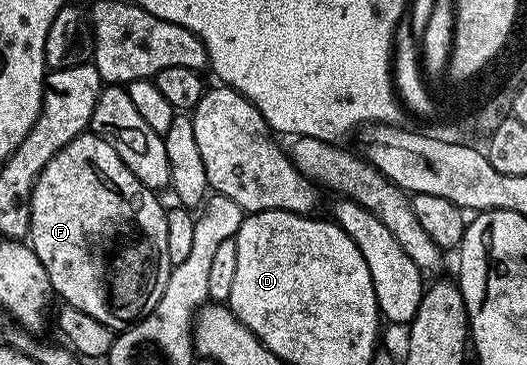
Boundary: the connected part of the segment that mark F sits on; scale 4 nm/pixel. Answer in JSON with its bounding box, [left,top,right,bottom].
[28,132,173,328]

